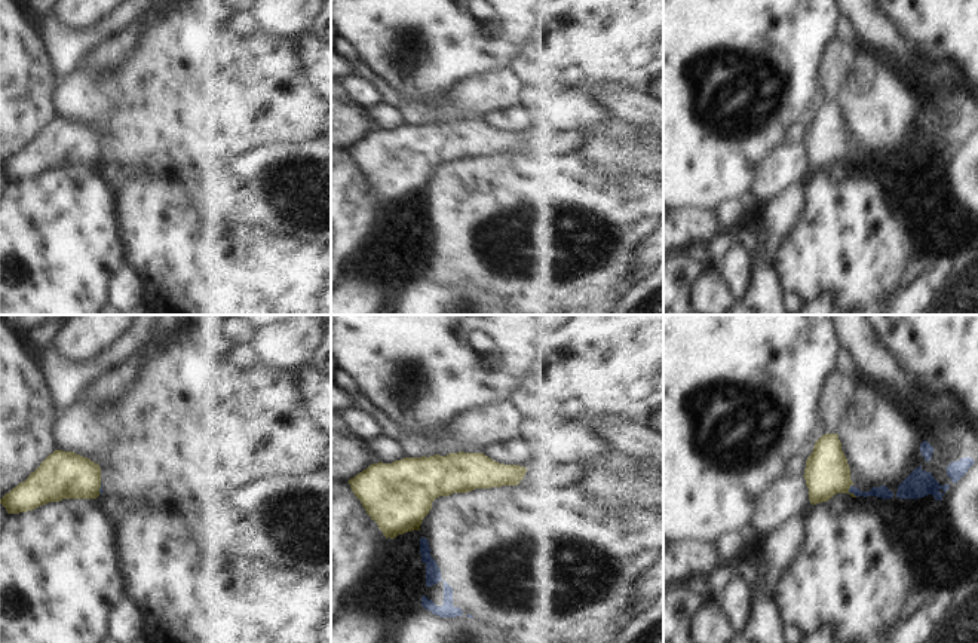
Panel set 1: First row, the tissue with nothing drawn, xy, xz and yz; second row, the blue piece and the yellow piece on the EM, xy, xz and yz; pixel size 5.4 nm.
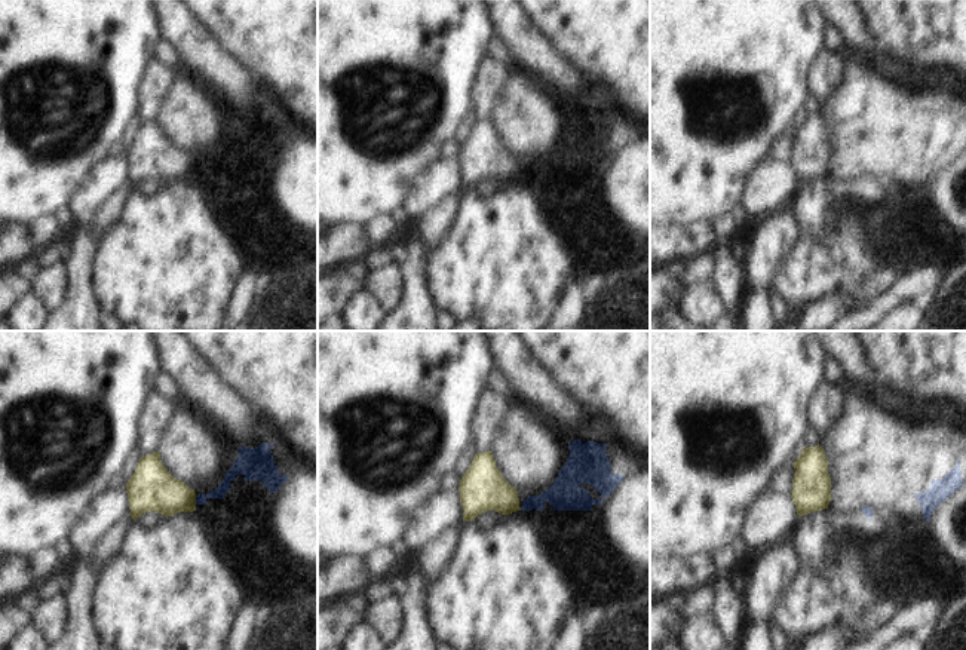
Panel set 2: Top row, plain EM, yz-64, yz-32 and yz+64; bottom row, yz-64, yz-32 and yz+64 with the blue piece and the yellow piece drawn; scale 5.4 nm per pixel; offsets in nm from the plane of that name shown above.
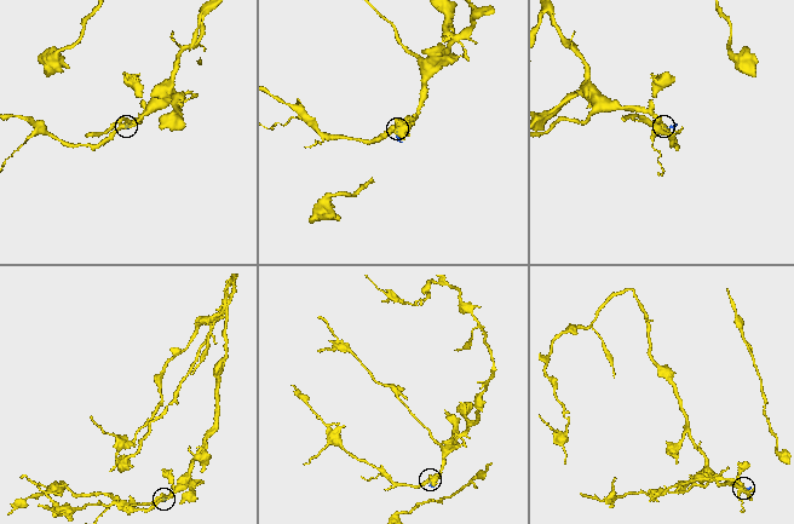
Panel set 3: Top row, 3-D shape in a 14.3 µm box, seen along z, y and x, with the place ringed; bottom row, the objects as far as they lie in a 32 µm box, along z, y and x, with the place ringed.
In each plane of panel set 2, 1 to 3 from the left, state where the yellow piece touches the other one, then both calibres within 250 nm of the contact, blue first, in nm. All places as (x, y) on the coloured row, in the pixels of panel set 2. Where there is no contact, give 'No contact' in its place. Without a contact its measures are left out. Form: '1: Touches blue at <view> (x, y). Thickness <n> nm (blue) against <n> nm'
1: Touches blue at yz-64 (196, 500). Thickness 60 nm (blue) against 240 nm
2: No contact
3: No contact

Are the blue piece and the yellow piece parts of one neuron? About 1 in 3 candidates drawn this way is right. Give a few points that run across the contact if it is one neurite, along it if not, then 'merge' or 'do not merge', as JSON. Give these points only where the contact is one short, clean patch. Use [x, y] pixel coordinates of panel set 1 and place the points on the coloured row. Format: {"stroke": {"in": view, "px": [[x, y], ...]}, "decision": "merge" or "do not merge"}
{"decision": "do not merge"}

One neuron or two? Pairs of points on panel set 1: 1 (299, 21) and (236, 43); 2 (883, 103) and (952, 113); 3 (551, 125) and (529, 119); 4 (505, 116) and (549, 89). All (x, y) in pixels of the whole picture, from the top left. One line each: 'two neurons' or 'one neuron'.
1: two neurons
2: one neuron
3: two neurons
4: two neurons

